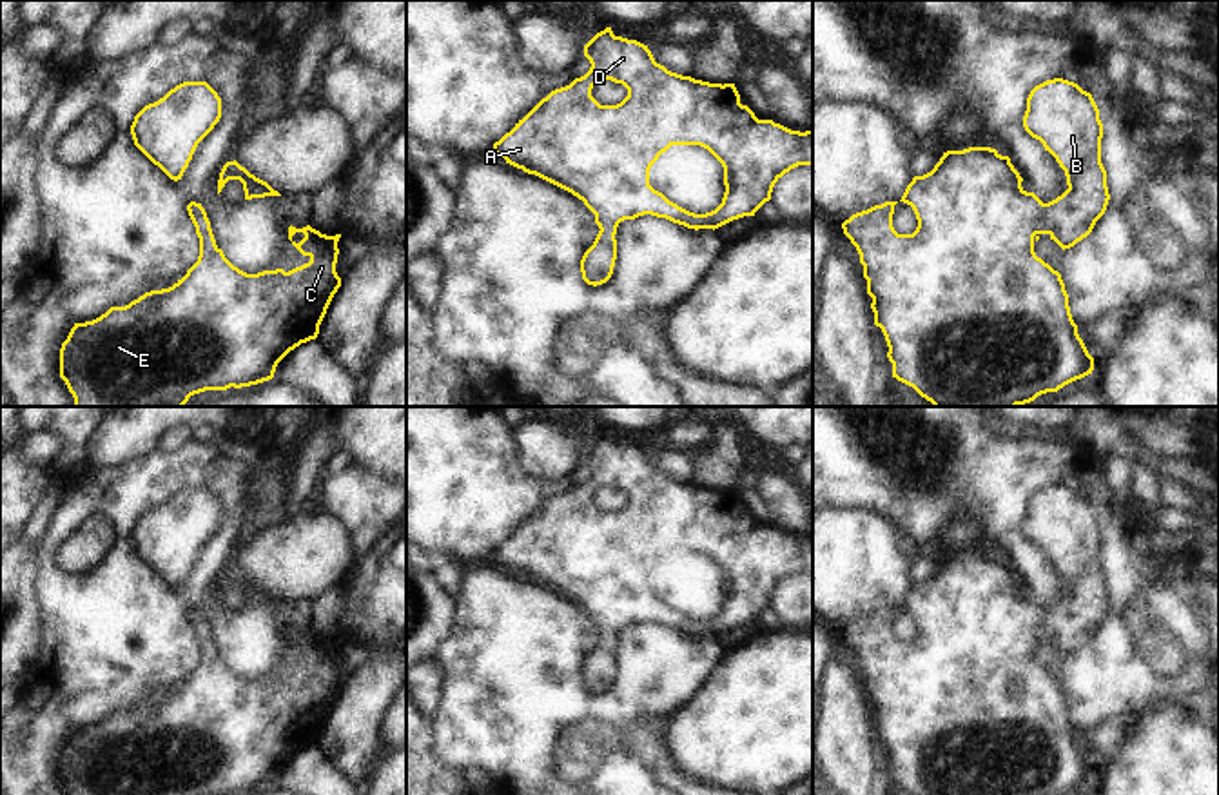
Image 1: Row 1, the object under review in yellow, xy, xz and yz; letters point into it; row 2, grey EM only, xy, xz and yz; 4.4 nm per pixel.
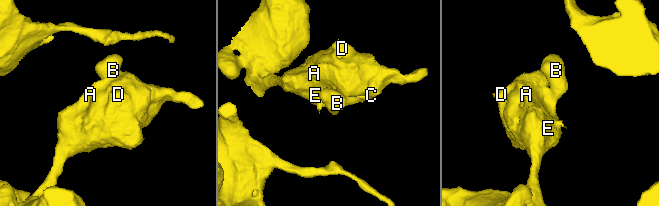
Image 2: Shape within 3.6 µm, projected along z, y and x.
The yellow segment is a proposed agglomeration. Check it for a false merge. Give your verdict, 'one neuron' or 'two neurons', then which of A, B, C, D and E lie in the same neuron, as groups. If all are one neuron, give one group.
one neuron; groups A B C D E

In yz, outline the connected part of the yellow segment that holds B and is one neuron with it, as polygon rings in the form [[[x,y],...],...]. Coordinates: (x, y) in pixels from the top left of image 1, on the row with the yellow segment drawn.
[[[1054,78],[1030,91],[1023,127],[1065,171],[1068,189],[1056,200],[1043,203],[1027,192],[1009,156],[969,147],[943,152],[931,172],[907,185],[900,201],[916,214],[912,234],[898,234],[892,227],[898,201],[874,205],[842,223],[863,265],[892,378],[934,407],[1018,407],[1094,370],[1061,274],[1036,256],[1034,243],[1048,234],[1063,250],[1070,249],[1107,211],[1099,109],[1078,83]]]

